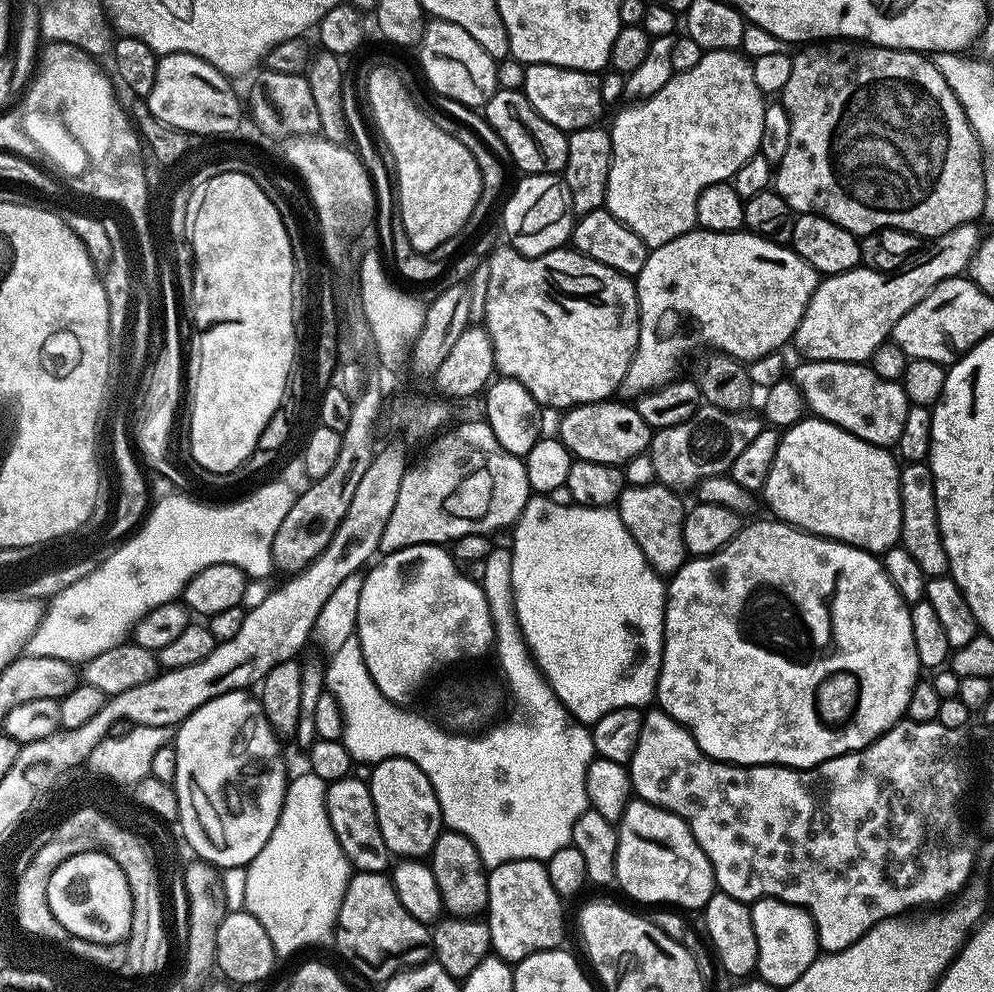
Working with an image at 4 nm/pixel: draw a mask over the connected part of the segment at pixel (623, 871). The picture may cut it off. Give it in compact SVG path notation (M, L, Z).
M639 798L629 799L618 822L615 883L632 900L652 906L703 909L717 891L712 864L690 834L690 826L674 813Z

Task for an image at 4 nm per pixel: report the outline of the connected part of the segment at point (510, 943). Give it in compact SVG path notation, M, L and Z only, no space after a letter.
M511 860L488 872L486 923L492 939L491 951L501 960L517 962L538 951L559 949L564 944L564 908L562 897L550 886L547 867L538 860Z

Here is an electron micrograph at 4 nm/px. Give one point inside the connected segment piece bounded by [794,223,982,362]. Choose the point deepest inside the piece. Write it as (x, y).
(842, 321)

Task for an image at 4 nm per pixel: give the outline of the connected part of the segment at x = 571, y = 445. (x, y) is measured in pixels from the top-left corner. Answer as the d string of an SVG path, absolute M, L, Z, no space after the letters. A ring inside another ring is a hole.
M609 398L593 404L577 404L561 416L564 417L560 420L558 439L572 451L575 459L624 466L627 460L632 460L643 452L645 455L649 451L654 429L631 403Z

